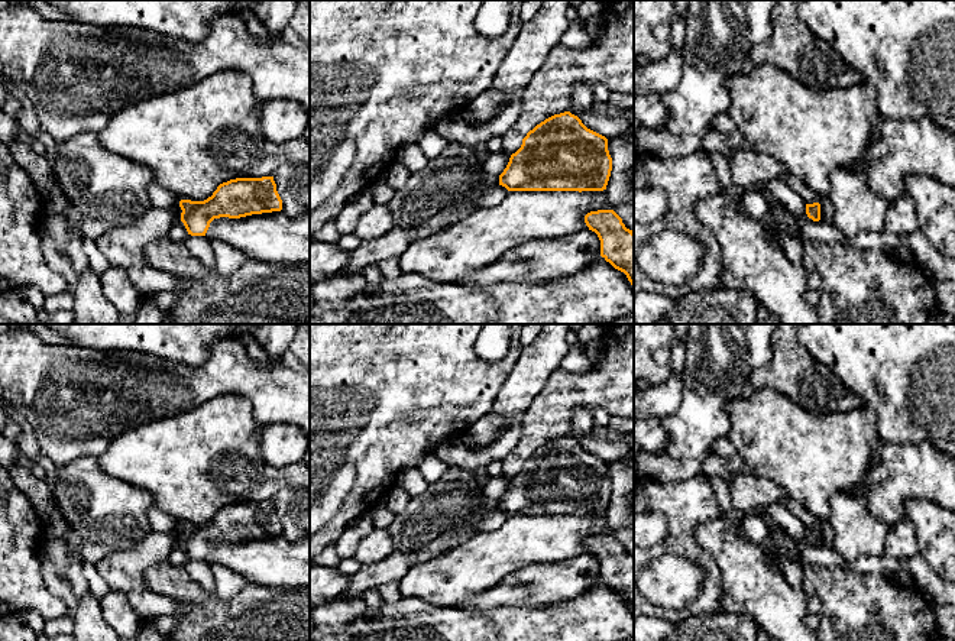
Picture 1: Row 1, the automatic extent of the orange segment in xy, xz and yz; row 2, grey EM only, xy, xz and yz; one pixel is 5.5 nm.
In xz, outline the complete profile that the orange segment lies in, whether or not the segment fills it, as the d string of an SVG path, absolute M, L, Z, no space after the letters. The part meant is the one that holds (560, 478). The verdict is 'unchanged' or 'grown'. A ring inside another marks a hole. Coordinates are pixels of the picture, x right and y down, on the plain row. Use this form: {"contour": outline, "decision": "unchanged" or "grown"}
{"contour": "M564 436L527 457L499 509L508 515L603 515L611 495L608 463Z", "decision": "unchanged"}

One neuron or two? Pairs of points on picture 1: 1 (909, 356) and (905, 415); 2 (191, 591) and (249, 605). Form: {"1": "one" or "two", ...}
{"1": "one", "2": "one"}

